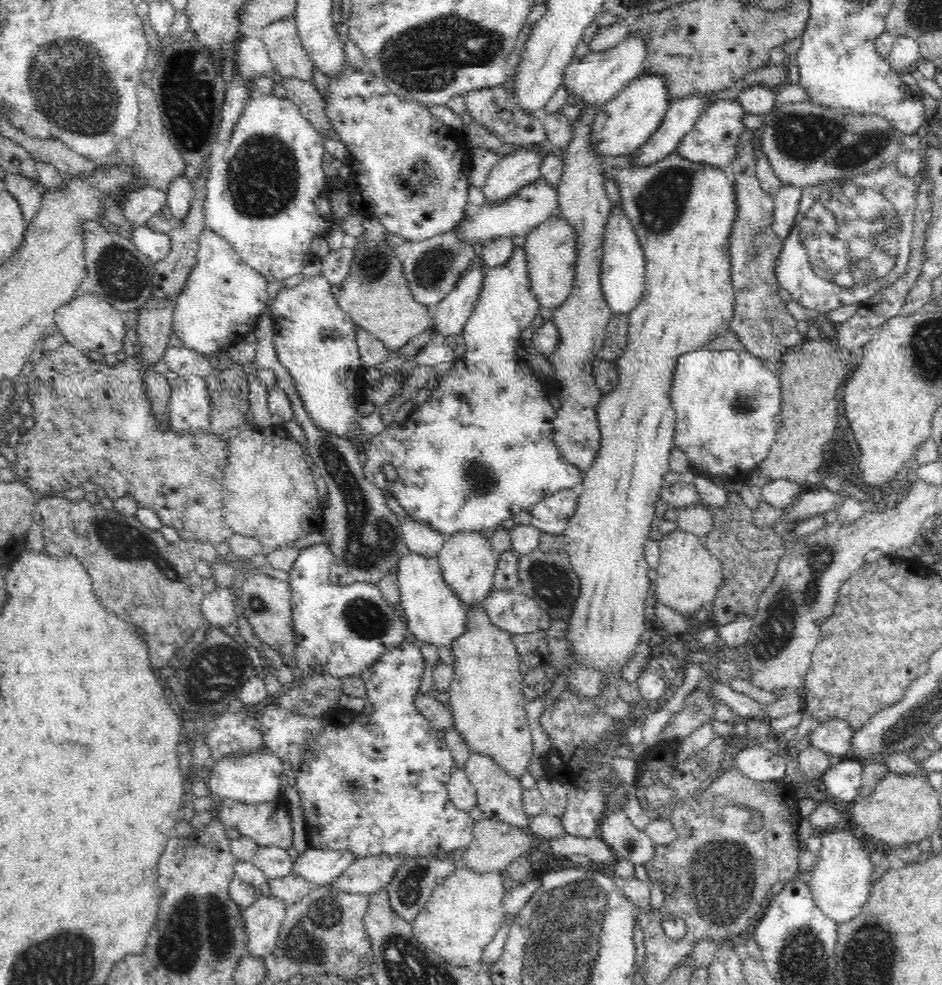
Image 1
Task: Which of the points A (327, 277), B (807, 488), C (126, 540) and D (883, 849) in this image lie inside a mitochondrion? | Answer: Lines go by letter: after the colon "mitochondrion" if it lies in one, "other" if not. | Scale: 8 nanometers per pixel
A: other
B: other
C: mitochondrion
D: other

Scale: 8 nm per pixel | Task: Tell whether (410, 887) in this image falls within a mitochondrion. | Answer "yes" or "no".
yes

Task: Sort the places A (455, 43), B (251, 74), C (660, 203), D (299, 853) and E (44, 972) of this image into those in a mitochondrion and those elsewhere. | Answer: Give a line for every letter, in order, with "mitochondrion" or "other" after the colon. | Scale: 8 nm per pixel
A: mitochondrion
B: other
C: mitochondrion
D: other
E: mitochondrion

